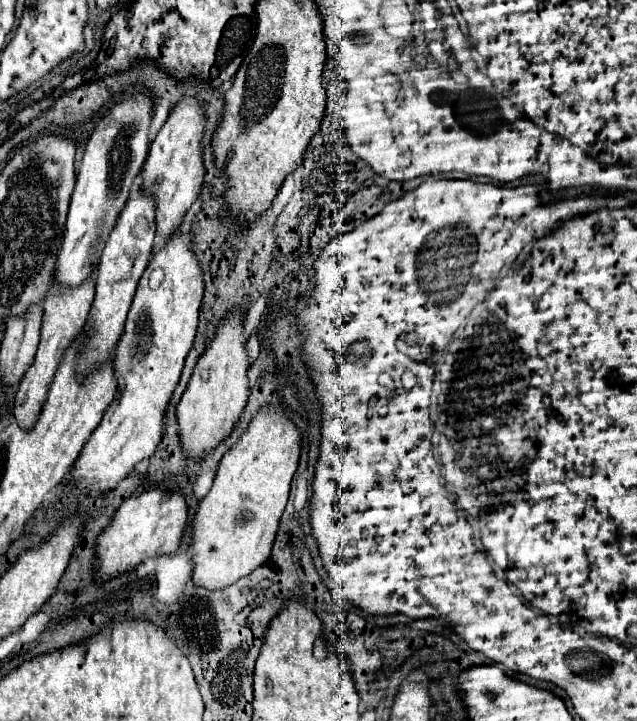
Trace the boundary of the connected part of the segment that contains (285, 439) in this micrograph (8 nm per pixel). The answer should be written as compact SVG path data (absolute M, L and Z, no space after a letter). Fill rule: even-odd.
M266 408L260 410L254 420L250 422L248 430L240 436L240 440L228 450L228 454L222 458L220 468L216 472L214 484L208 492L208 496L198 504L196 518L192 520L192 582L200 588L208 590L220 590L224 586L230 586L232 582L248 576L252 570L262 566L272 550L272 542L280 524L280 516L284 512L288 494L290 494L290 482L298 468L300 458L300 432L298 428L282 414L280 408Z

